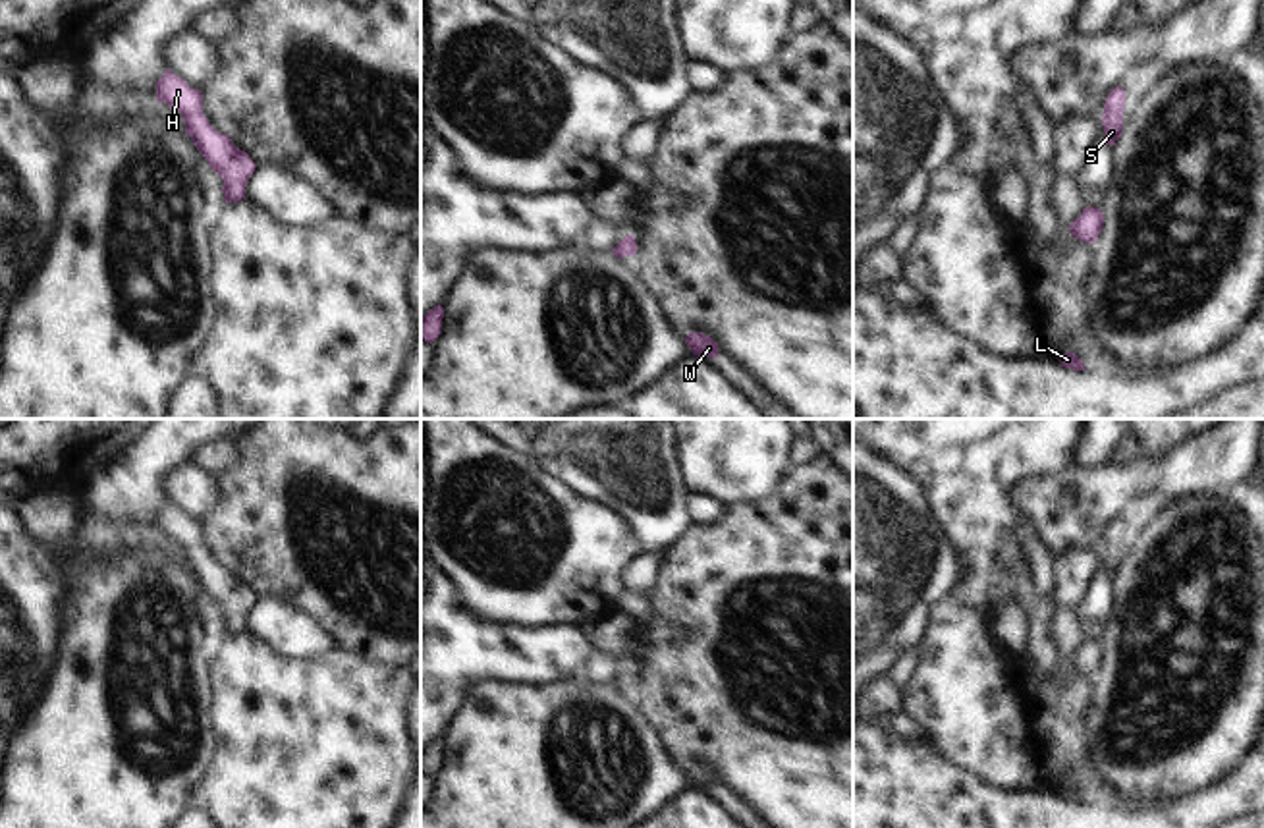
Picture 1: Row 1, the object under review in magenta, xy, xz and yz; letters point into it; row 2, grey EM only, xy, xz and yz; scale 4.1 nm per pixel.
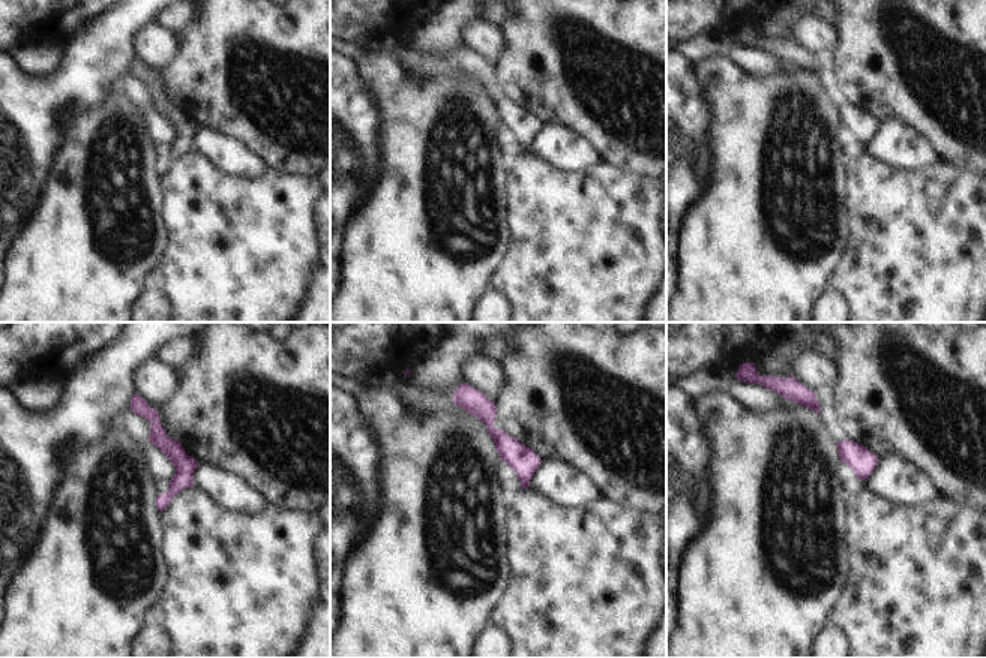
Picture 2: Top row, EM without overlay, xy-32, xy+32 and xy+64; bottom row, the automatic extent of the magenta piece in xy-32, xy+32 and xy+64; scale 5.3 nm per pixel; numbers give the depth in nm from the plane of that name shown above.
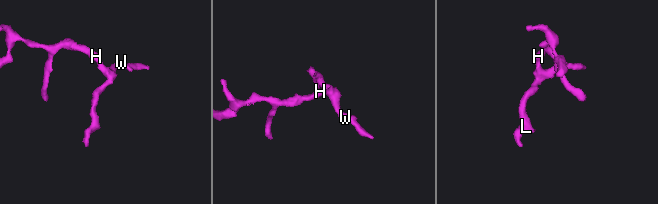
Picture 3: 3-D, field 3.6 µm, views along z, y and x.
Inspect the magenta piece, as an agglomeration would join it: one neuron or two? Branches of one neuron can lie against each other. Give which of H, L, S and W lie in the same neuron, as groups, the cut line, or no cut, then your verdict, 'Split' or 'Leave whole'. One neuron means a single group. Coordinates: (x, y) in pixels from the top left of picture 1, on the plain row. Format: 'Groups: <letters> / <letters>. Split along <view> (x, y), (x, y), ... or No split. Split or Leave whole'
Groups: H L S W. No split. Leave whole.

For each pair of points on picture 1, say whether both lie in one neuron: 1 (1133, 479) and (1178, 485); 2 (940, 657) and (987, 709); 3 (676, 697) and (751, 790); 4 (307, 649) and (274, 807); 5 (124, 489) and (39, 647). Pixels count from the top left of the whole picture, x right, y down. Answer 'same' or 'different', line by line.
1: same
2: same
3: same
4: different
5: same

